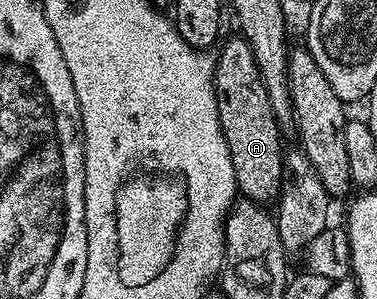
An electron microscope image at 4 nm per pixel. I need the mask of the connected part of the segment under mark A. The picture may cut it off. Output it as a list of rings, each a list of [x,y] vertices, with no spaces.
[[[234,34],[226,42],[225,49],[216,53],[213,85],[219,106],[219,126],[223,126],[223,138],[227,138],[227,150],[231,150],[231,166],[235,166],[238,193],[256,204],[268,205],[276,201],[281,190],[283,128],[273,117],[273,107],[267,98],[251,46],[240,35]]]

